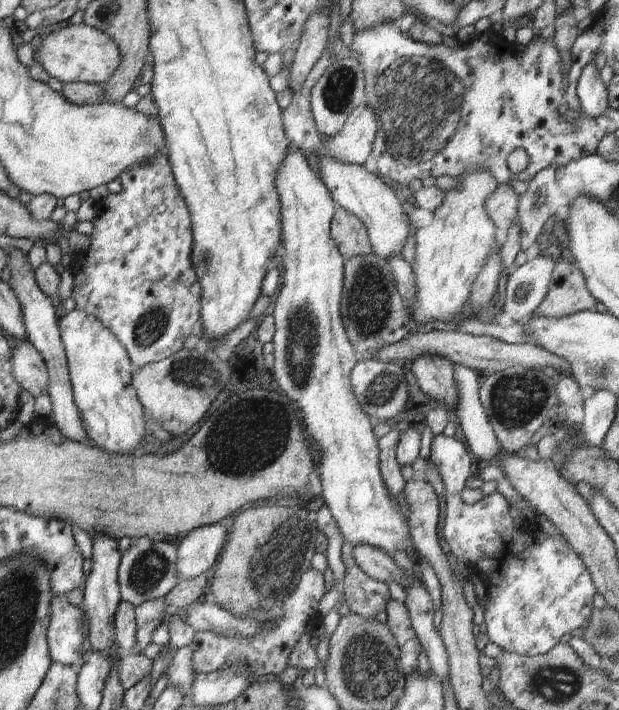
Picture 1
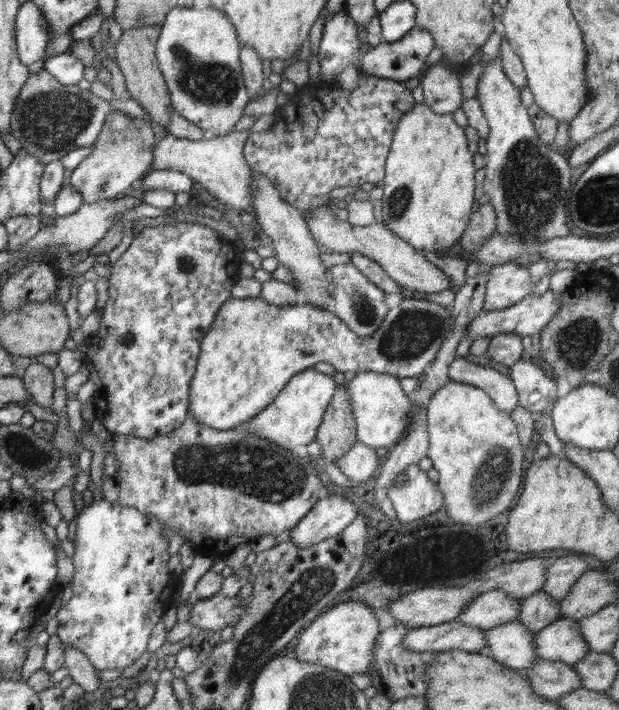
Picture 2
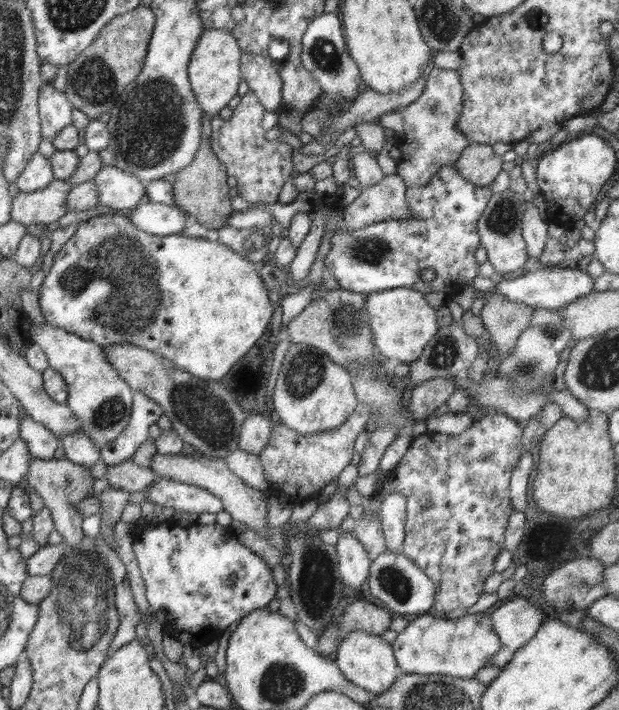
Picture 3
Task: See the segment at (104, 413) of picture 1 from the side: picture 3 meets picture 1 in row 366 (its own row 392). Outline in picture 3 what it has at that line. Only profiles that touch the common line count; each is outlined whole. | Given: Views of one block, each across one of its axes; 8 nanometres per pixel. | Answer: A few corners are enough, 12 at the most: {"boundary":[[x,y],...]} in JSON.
{"boundary":[[47,322],[32,342],[101,450],[125,429],[134,391],[99,344]]}

